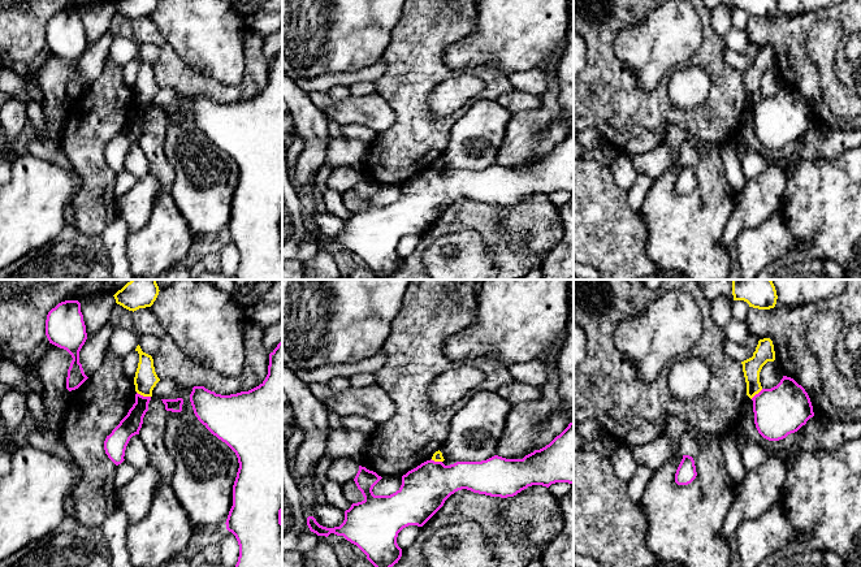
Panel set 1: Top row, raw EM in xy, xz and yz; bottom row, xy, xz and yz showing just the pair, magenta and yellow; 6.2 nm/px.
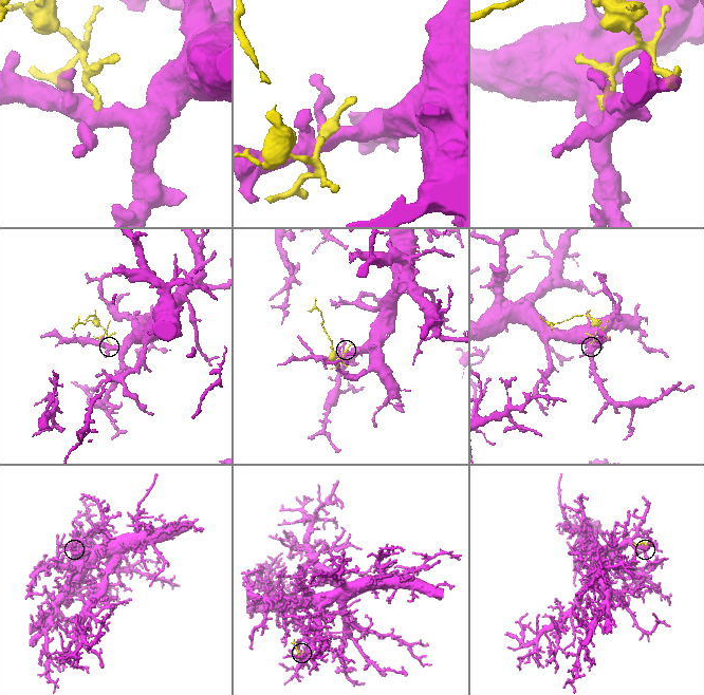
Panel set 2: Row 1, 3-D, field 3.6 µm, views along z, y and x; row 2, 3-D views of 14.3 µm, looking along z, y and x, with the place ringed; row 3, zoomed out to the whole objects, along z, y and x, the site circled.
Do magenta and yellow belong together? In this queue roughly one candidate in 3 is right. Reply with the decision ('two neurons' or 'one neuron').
two neurons

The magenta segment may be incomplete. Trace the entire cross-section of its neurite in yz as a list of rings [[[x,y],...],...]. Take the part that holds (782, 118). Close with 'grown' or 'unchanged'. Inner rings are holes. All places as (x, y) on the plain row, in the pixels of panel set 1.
[[[787,85],[776,95],[762,98],[752,109],[756,137],[769,150],[786,147],[814,125],[805,98]]] | unchanged

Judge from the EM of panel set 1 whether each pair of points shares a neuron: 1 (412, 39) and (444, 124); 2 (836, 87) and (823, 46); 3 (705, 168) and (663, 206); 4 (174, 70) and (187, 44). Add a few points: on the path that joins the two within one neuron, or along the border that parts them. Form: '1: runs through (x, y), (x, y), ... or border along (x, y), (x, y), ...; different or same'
1: runs through (412, 63), (412, 102), (420, 109); same
2: runs through (827, 77), (823, 56); same
3: runs through (705, 182), (705, 186), (686, 206), (678, 206); same
4: border along (161, 34), (186, 65), (207, 74); different

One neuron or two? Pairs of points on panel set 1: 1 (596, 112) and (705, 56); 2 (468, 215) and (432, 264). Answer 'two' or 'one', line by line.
1: one
2: two

